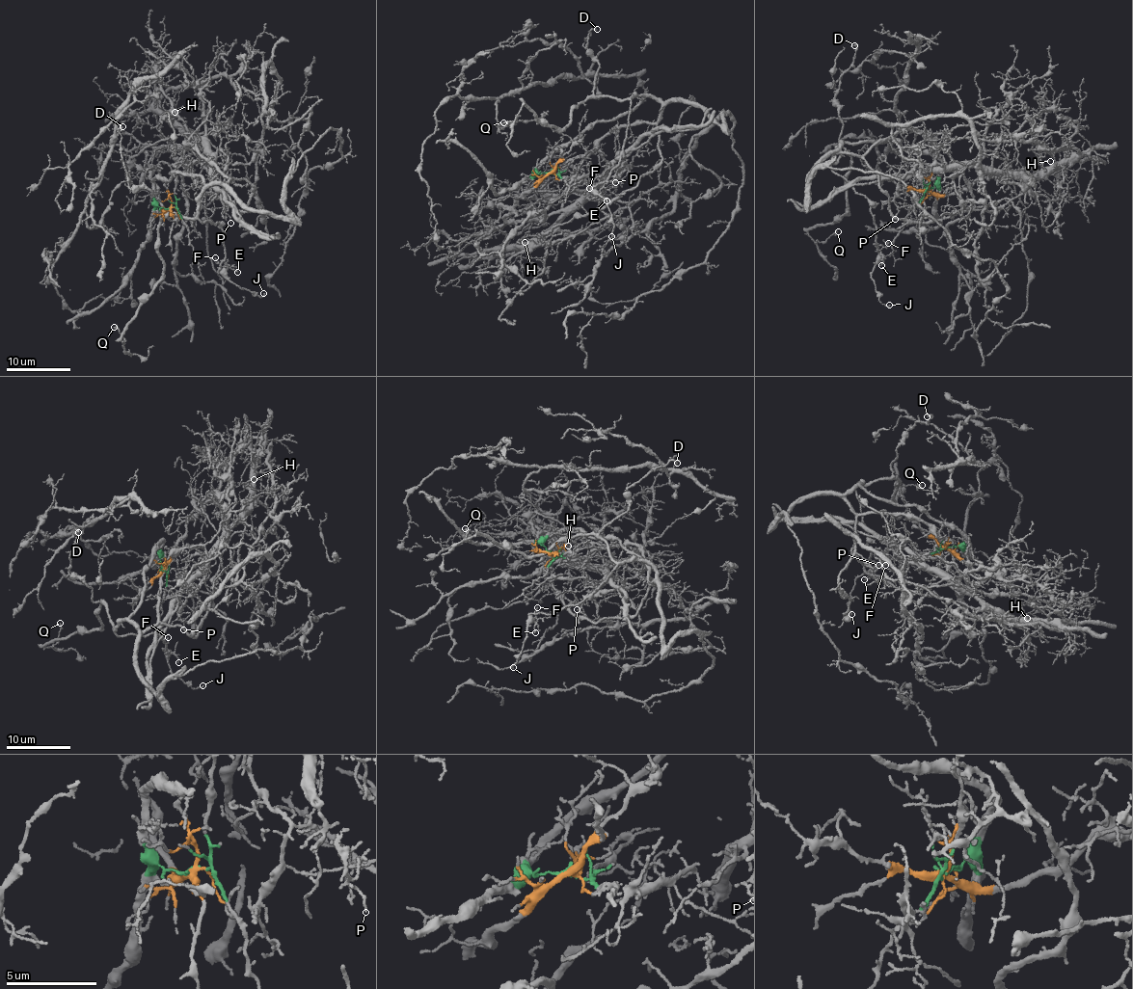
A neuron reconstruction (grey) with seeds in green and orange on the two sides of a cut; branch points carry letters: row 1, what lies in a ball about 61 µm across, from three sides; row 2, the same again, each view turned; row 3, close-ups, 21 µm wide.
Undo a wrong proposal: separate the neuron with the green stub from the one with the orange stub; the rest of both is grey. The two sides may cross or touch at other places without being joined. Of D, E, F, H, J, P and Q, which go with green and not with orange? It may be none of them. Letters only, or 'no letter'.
D, E, F, J, Q

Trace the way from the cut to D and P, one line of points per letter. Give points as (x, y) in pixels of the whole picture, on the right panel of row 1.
D: (928, 189), (941, 159), (890, 139), (843, 143), (833, 161), (846, 149), (835, 94), (854, 44)
P: (928, 189), (939, 195), (981, 177), (1014, 174), (972, 165), (903, 174), (894, 219)

